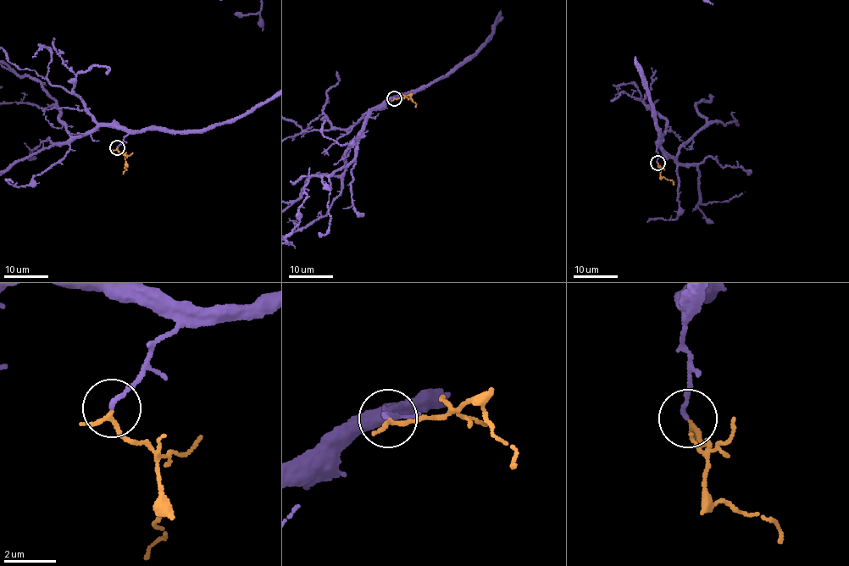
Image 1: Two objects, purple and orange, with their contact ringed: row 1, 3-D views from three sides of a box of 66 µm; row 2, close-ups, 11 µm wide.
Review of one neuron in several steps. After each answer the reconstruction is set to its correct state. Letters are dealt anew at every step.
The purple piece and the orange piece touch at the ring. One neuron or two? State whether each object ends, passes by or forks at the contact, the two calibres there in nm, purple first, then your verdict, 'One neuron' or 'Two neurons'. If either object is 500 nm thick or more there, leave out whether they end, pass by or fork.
At the ring purple ends. At the ring orange passes by. Thickness 150 nm (purple) against 140 nm. One neuron

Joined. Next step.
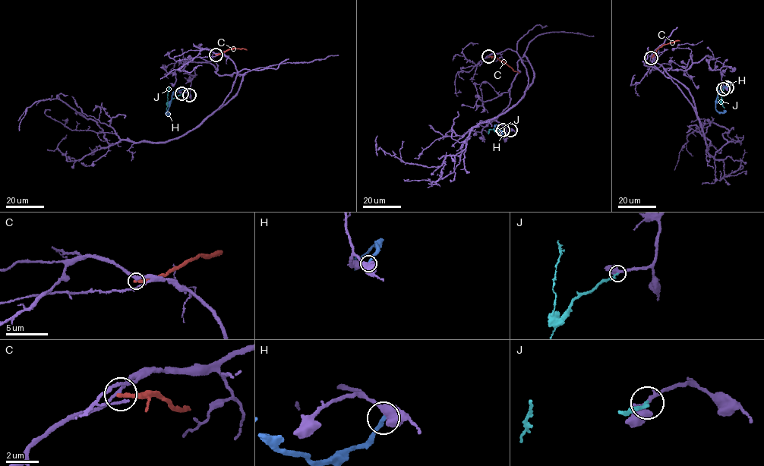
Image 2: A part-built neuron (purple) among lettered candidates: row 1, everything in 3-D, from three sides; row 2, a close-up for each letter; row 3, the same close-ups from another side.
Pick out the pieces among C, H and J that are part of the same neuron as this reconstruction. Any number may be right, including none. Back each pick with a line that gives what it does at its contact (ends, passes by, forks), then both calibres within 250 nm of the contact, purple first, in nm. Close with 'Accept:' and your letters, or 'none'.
J: it ends; calibres 480 and 180 nm
Accept: J

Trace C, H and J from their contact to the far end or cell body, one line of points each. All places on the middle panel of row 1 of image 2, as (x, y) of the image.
C: (488, 56), (498, 58), (519, 73)
H: (510, 130), (504, 134), (497, 133), (494, 128), (497, 124), (503, 133)
J: (503, 130), (489, 129), (488, 133)

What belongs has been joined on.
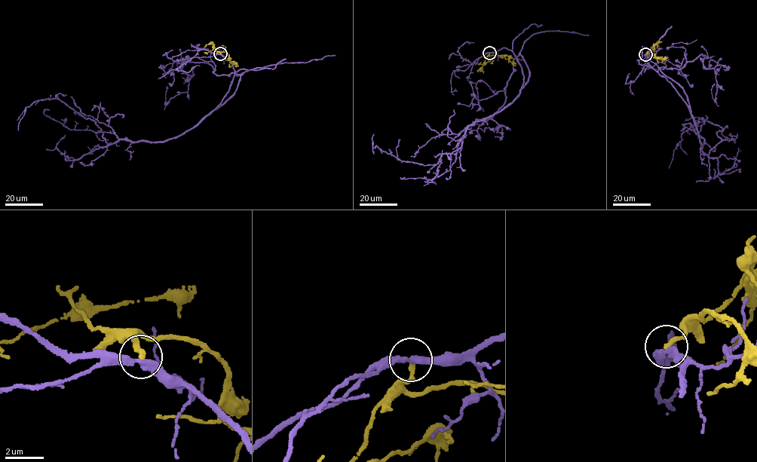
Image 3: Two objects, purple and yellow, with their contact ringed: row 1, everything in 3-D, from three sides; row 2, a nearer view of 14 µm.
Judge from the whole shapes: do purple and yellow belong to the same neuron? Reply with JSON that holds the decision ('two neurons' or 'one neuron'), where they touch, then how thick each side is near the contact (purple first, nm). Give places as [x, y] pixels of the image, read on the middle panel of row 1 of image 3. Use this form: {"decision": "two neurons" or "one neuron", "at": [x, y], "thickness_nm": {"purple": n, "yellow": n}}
{"decision": "two neurons", "at": [489, 53], "thickness_nm": {"purple": 320, "yellow": 240}}

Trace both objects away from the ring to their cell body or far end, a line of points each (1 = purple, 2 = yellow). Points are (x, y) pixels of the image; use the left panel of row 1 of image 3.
1: (220, 54), (234, 71), (227, 93), (179, 136), (108, 144), (94, 121), (56, 99), (26, 107), (18, 130)
2: (220, 53), (219, 52), (227, 52), (228, 59), (237, 65)

